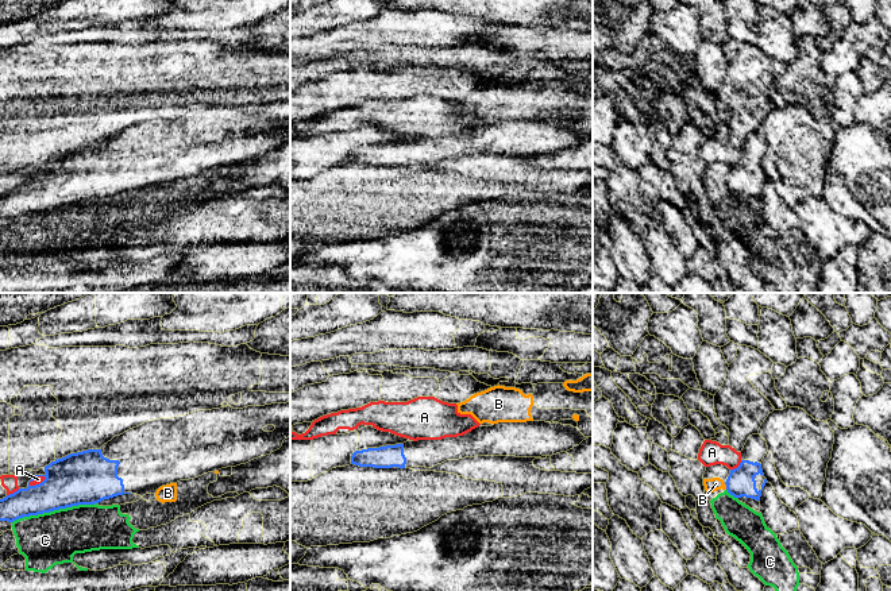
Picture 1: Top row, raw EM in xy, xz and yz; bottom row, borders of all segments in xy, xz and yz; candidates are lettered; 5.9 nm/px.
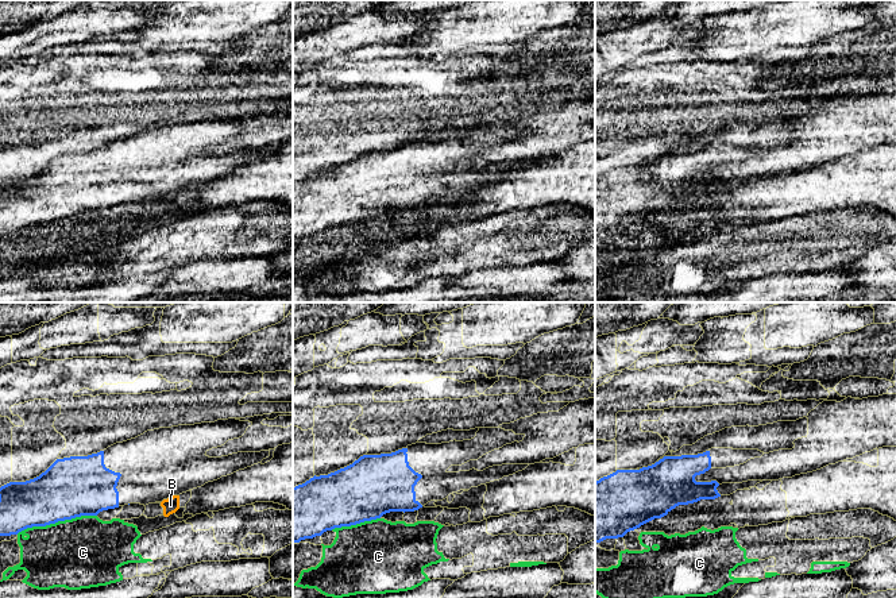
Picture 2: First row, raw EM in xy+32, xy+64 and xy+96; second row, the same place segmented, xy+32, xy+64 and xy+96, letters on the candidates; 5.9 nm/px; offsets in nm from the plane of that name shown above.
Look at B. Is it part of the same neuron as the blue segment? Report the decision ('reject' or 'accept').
reject

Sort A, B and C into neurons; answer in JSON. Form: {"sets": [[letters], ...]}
{"sets": [["A"], ["B", "C"]]}

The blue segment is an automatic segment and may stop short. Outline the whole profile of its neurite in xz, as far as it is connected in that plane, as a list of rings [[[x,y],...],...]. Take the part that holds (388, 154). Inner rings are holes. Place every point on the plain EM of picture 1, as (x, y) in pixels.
[[[498,120],[491,124],[478,124],[471,130],[458,135],[406,139],[404,142],[355,148],[351,154],[351,162],[374,166],[432,166],[447,158],[459,158],[475,154],[541,155],[567,150],[579,143],[586,136],[589,135],[585,135],[578,125],[571,123],[562,123],[559,120]]]

